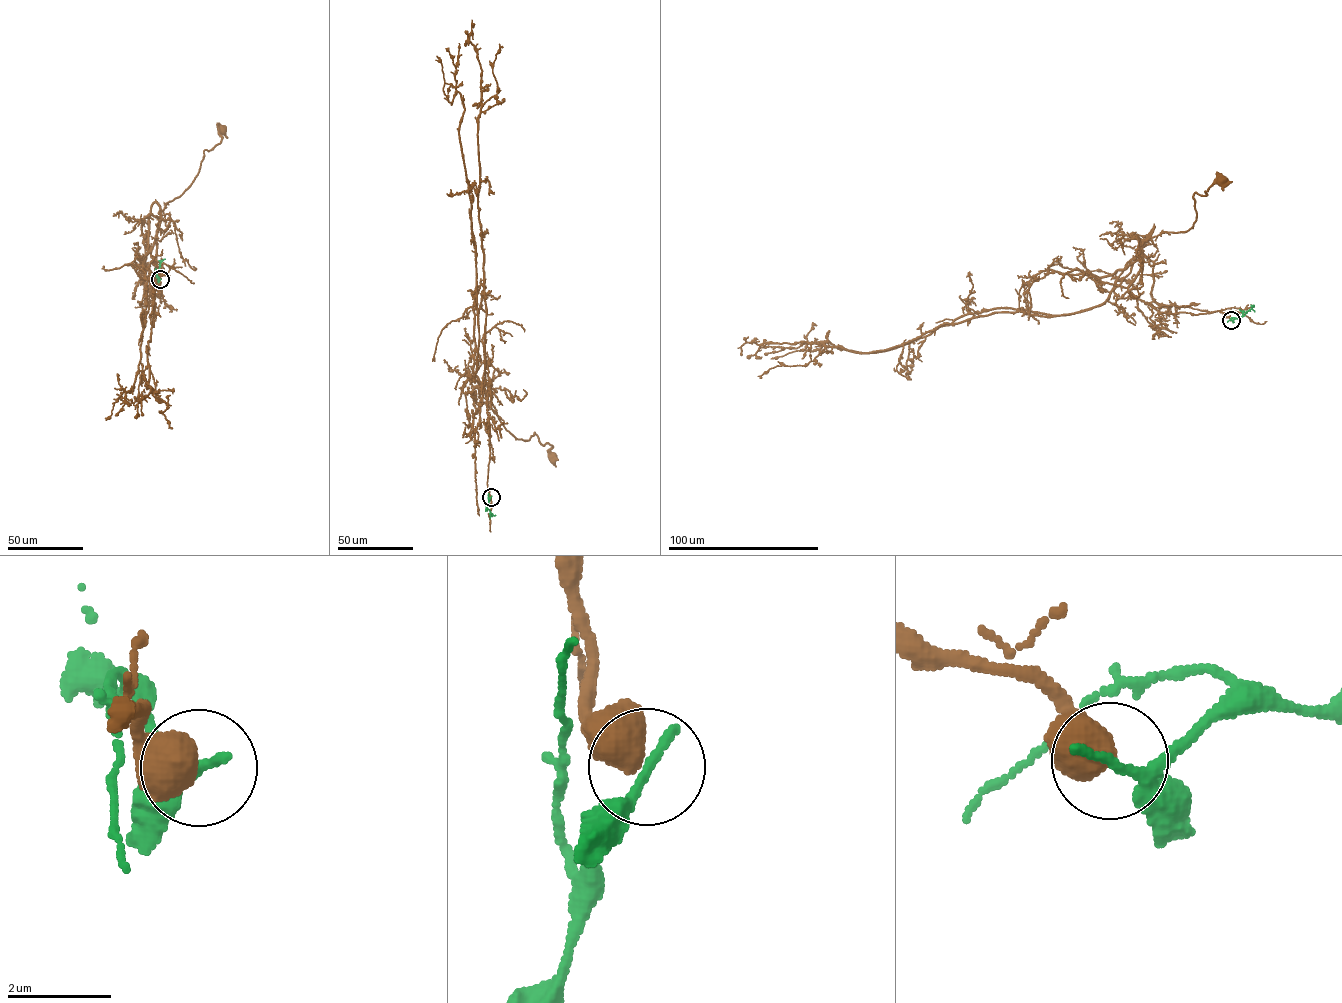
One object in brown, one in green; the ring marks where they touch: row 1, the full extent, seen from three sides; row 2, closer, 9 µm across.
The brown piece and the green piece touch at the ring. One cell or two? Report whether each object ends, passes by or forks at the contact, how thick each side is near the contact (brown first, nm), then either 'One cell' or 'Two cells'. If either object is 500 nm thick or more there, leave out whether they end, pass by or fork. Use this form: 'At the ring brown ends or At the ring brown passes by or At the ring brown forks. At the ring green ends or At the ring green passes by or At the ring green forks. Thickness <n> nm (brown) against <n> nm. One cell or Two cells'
Thickness 600 nm (brown) against 240 nm. Two cells

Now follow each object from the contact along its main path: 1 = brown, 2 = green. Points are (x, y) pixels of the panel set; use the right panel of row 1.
1: (1231, 320), (1218, 311), (1160, 313), (1128, 289), (1142, 244), (1192, 226), (1194, 194), (1223, 180)
2: (1231, 320), (1241, 317), (1253, 305)

